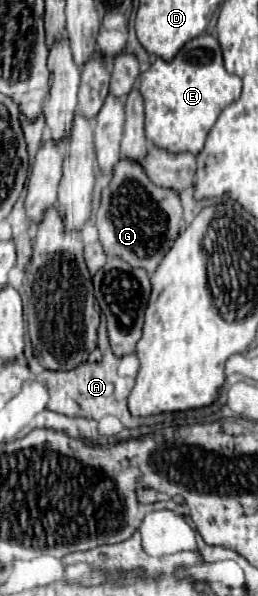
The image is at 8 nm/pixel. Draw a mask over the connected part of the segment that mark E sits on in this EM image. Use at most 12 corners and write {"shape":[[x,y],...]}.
{"shape":[[213,35],[141,73],[147,139],[197,155],[239,99]]}

